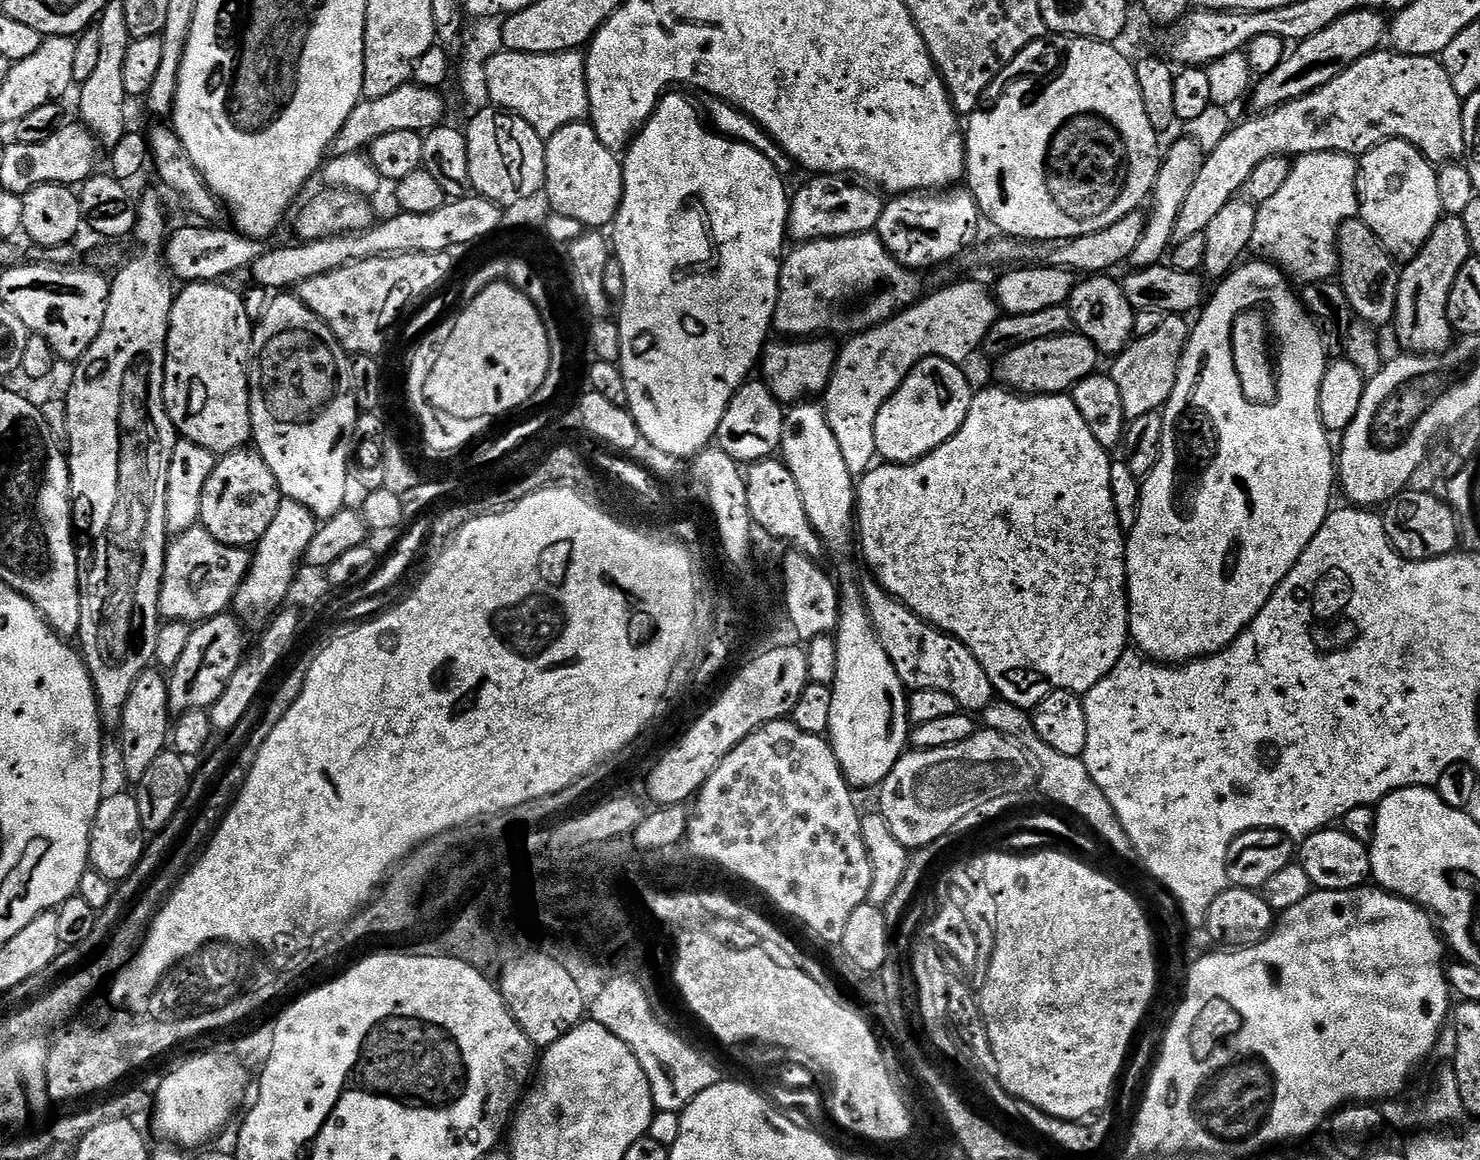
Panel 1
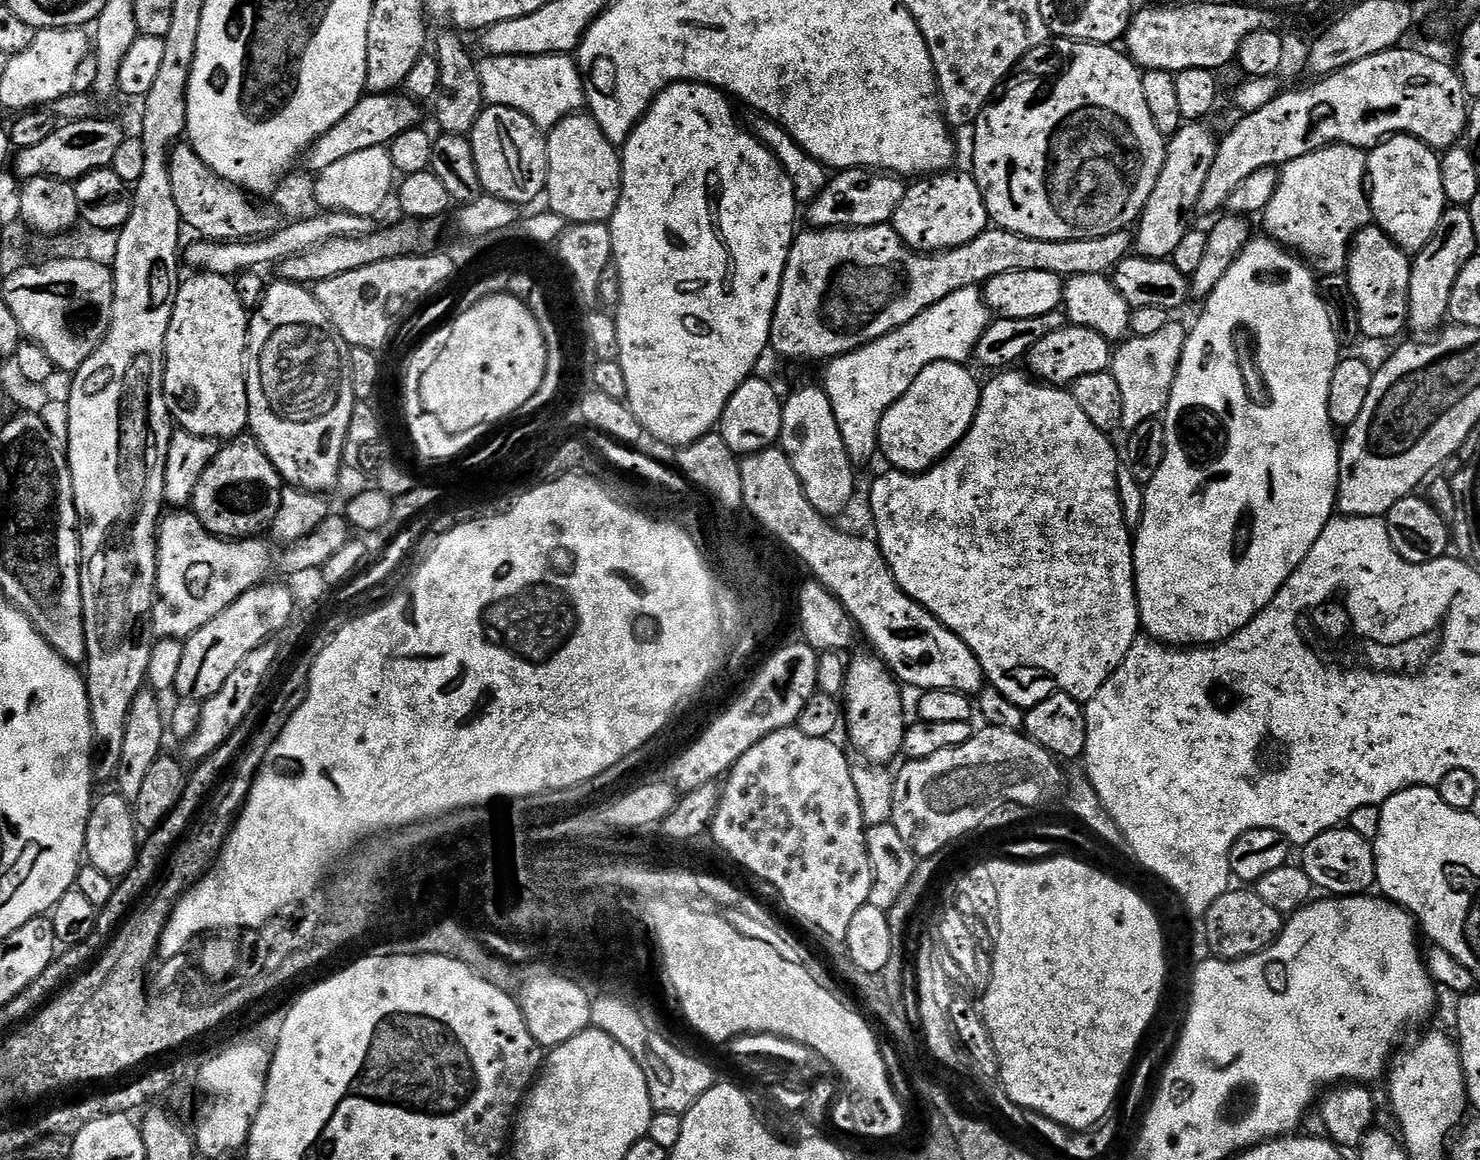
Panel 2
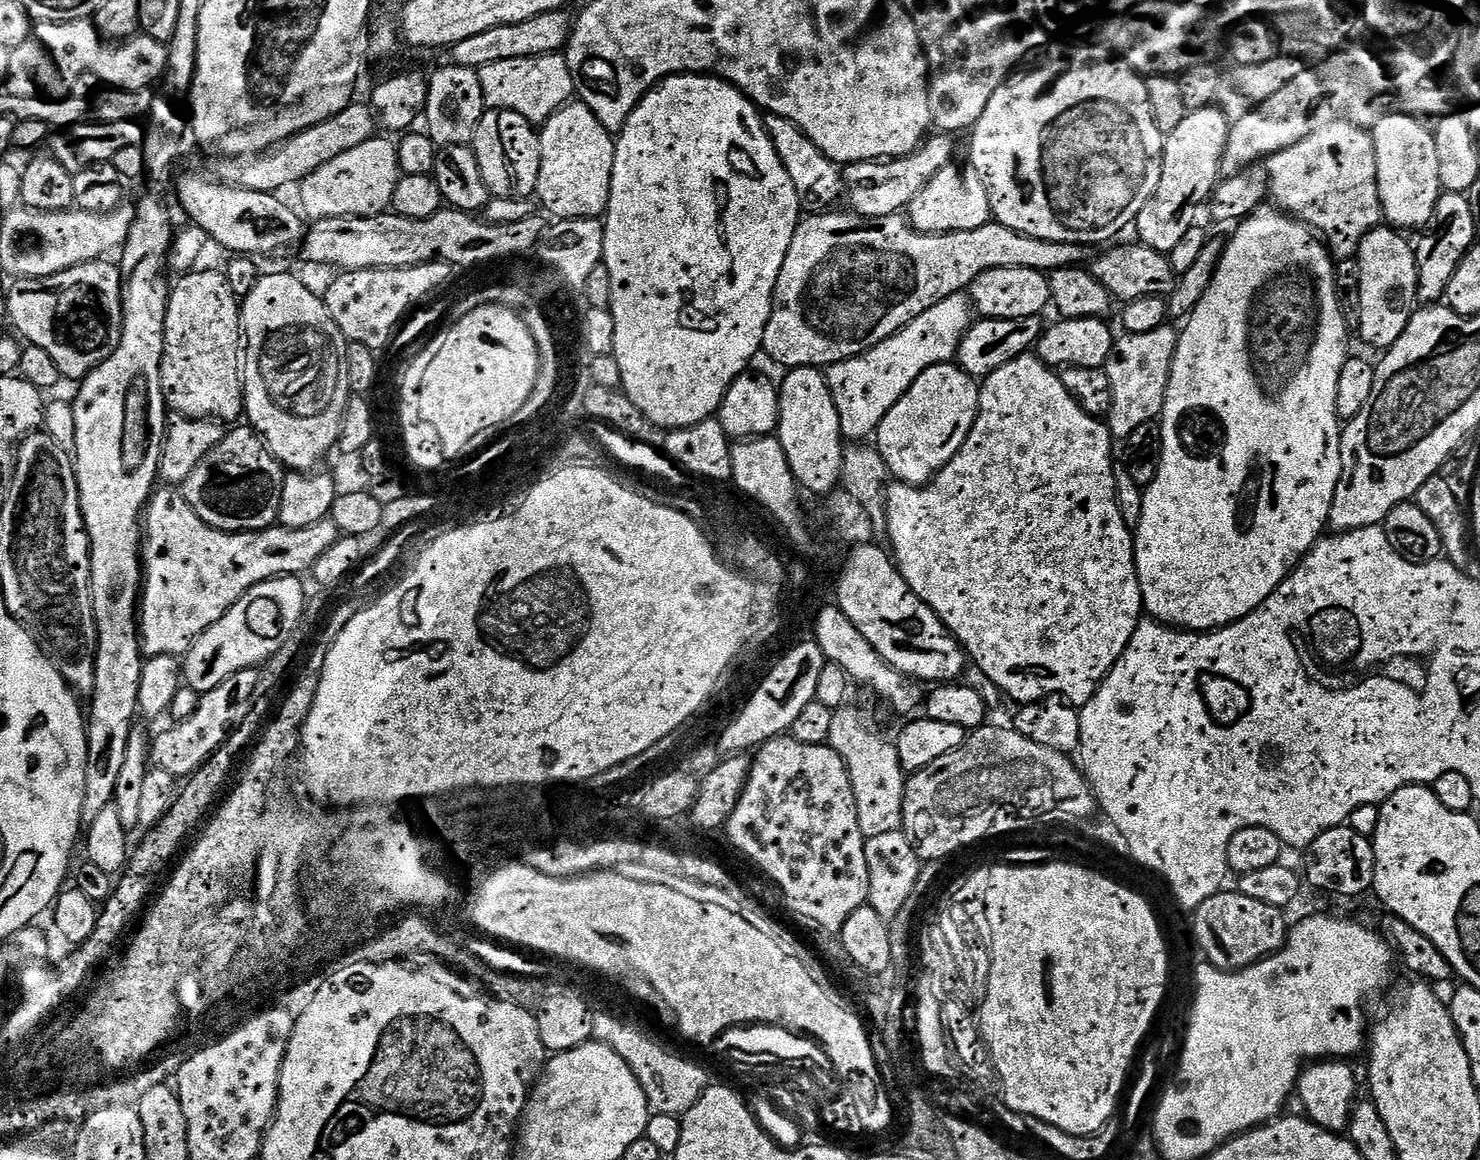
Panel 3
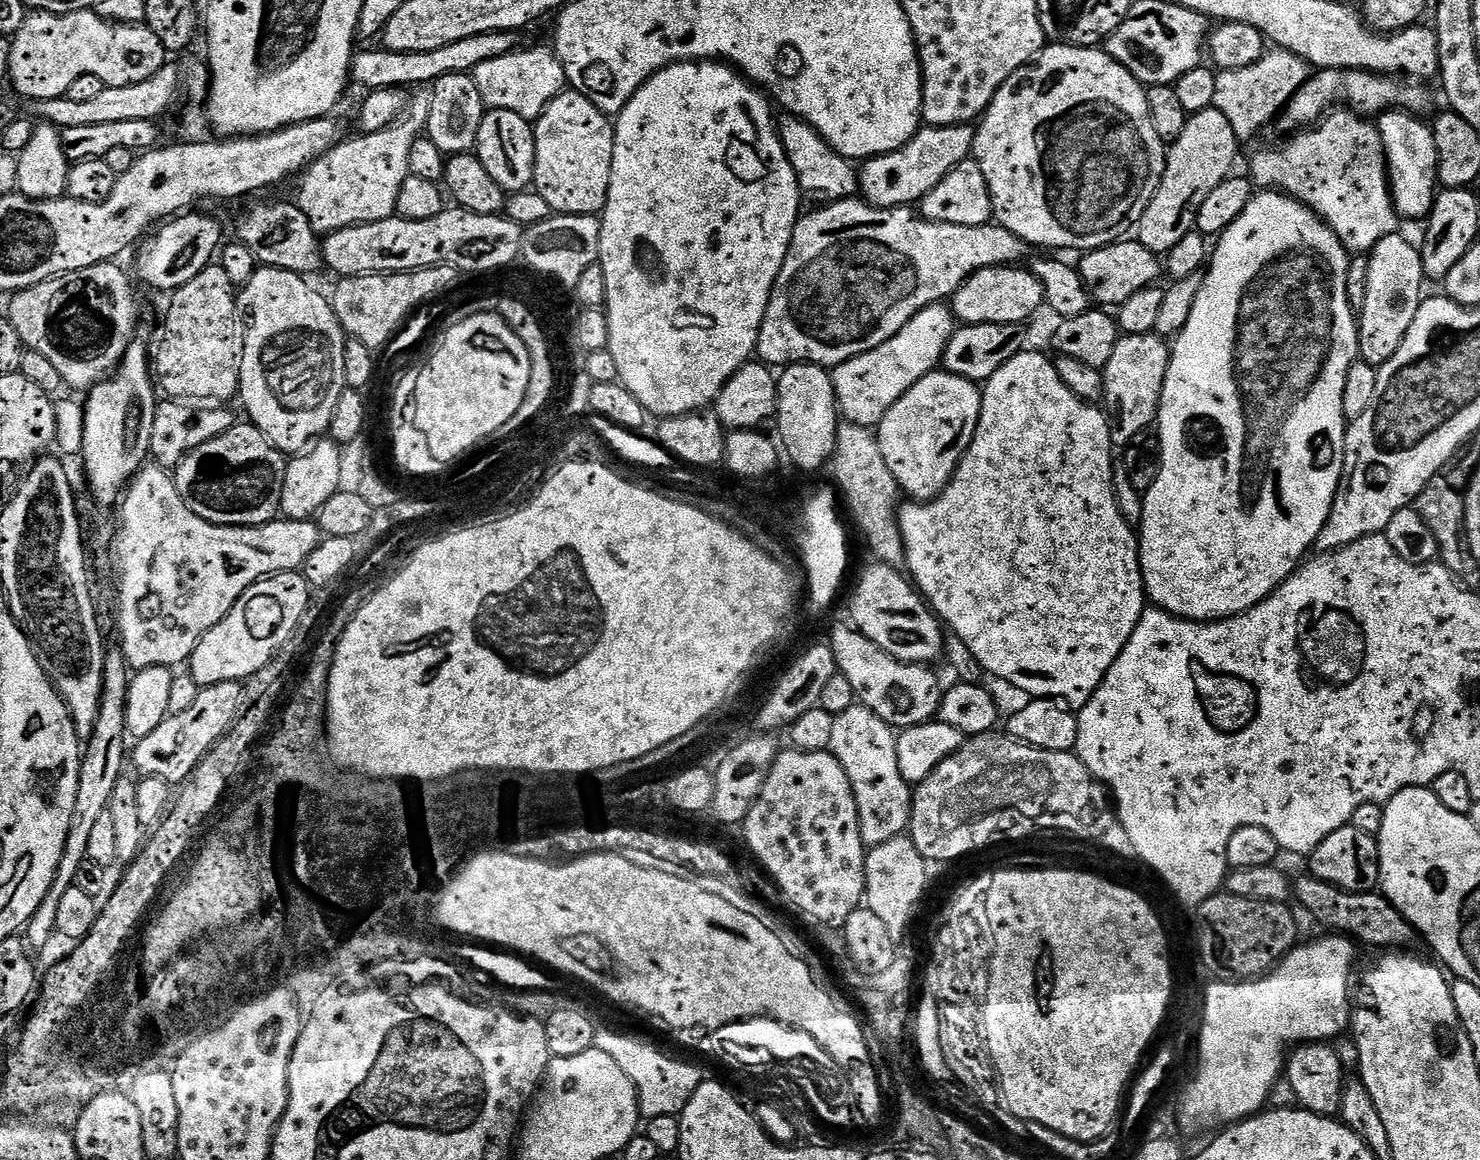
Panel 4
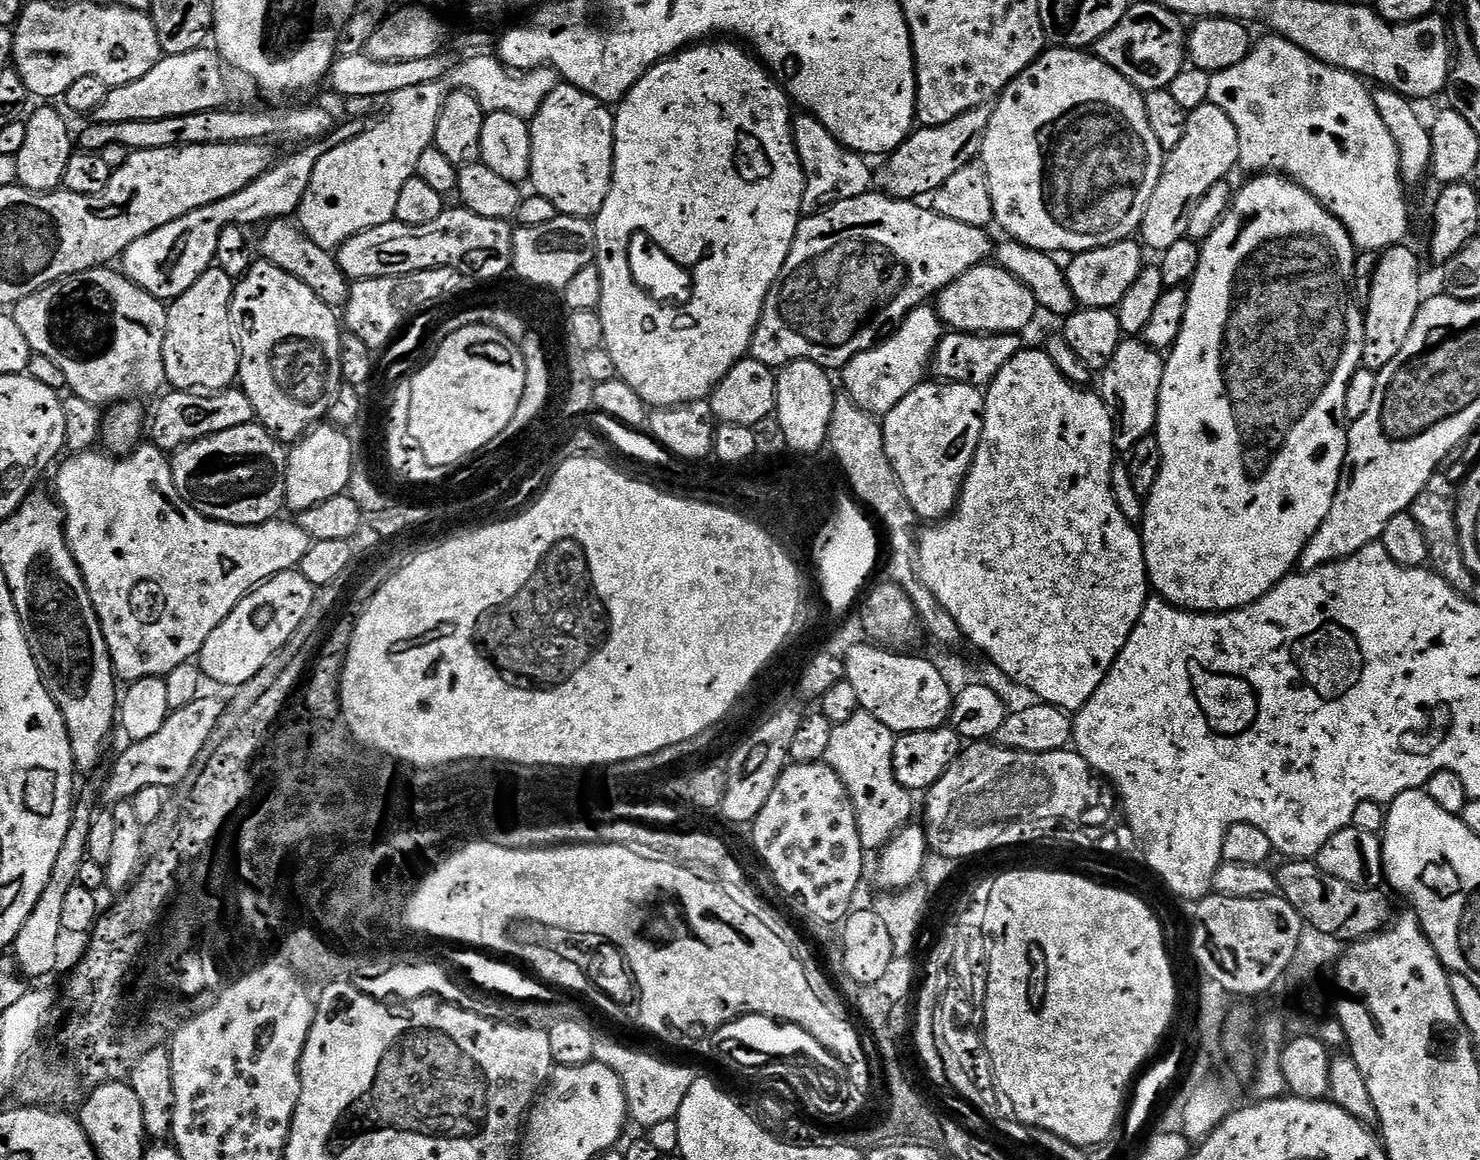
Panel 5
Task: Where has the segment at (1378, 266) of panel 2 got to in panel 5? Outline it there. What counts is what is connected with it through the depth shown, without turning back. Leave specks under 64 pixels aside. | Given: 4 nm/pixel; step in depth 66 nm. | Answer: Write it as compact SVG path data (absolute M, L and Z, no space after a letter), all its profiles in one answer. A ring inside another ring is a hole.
M1408 246L1387 248L1380 253L1380 262L1372 279L1372 289L1366 294L1363 367L1378 373L1386 366L1390 366L1390 362L1394 362L1398 350L1402 350L1403 344L1406 343L1406 334L1410 334L1410 326L1414 326L1414 318L1421 303L1419 258L1408 249Z

